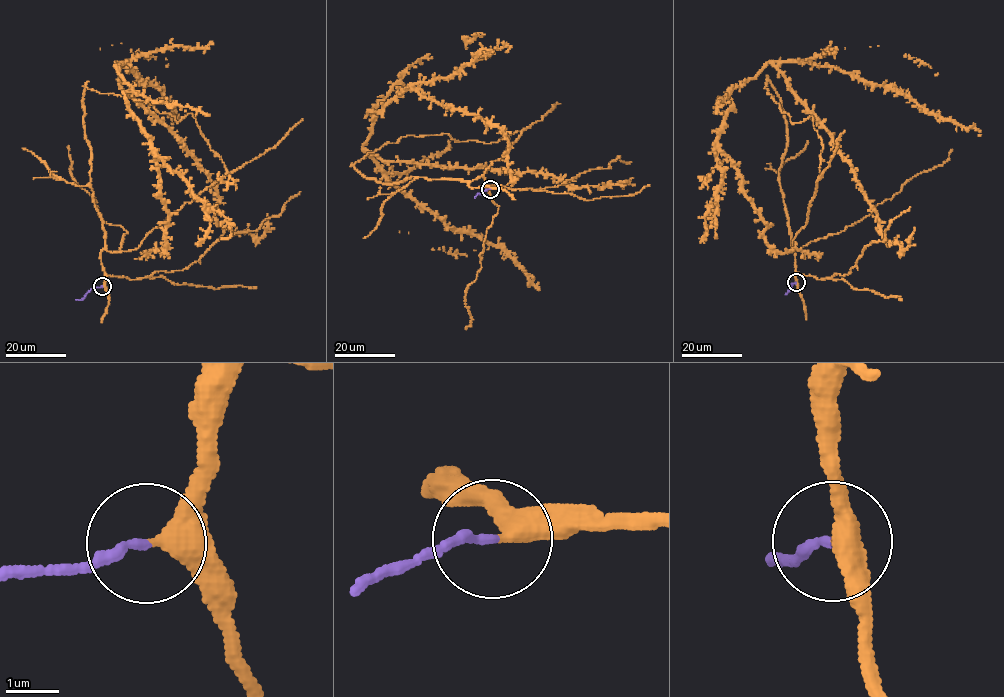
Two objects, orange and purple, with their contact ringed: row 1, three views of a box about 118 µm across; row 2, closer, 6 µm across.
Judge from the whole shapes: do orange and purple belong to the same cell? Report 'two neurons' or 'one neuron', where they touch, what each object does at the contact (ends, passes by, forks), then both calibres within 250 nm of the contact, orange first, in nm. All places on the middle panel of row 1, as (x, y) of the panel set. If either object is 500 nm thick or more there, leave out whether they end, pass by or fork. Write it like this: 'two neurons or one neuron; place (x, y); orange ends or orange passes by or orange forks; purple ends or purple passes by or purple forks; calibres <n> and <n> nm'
one neuron; place (490, 189); orange passes by; purple ends; calibres 280 and 160 nm

